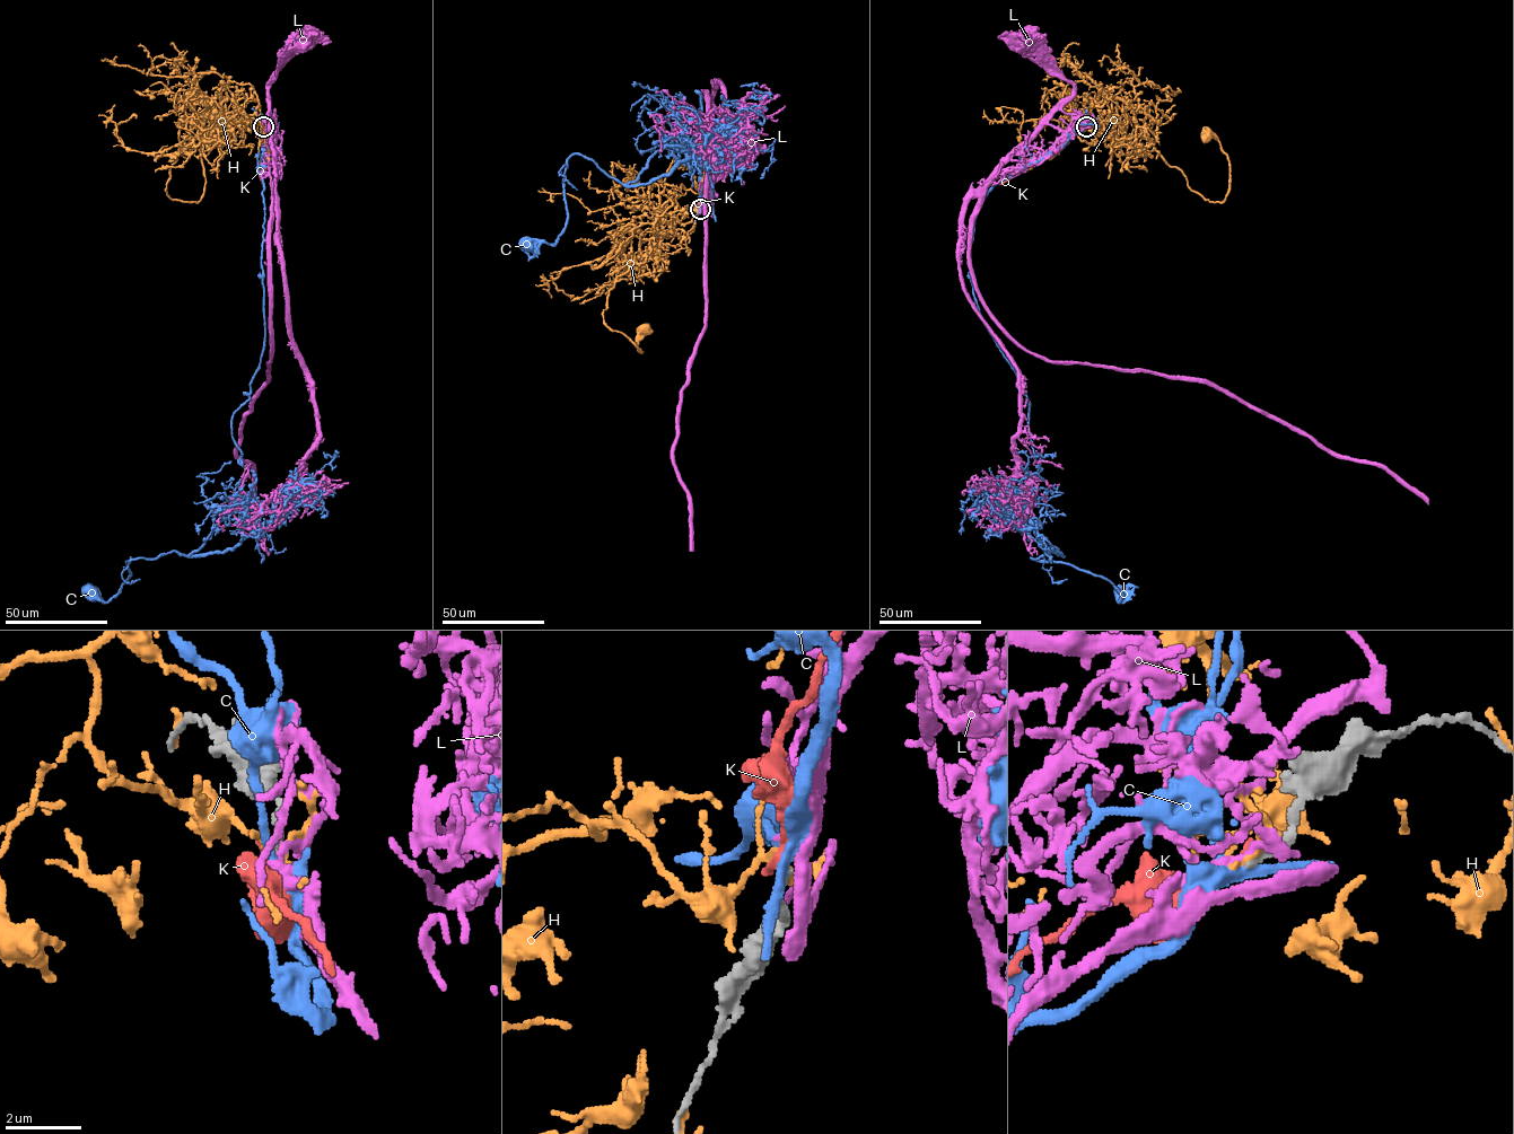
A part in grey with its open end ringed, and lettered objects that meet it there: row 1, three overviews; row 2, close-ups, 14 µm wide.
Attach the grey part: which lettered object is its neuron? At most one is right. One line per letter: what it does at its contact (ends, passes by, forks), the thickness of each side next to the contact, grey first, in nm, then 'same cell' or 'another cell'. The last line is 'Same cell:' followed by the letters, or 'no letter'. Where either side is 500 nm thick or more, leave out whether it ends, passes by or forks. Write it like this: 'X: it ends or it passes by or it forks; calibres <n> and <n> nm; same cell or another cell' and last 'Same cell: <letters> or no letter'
C: it forks; calibres 200 and 240 nm; another cell
H: it passes by; calibres 190 and 150 nm; another cell
K: it ends; calibres 200 and 240 nm; another cell
L: it forks; calibres 190 and 140 nm; another cell
Same cell: no letter

